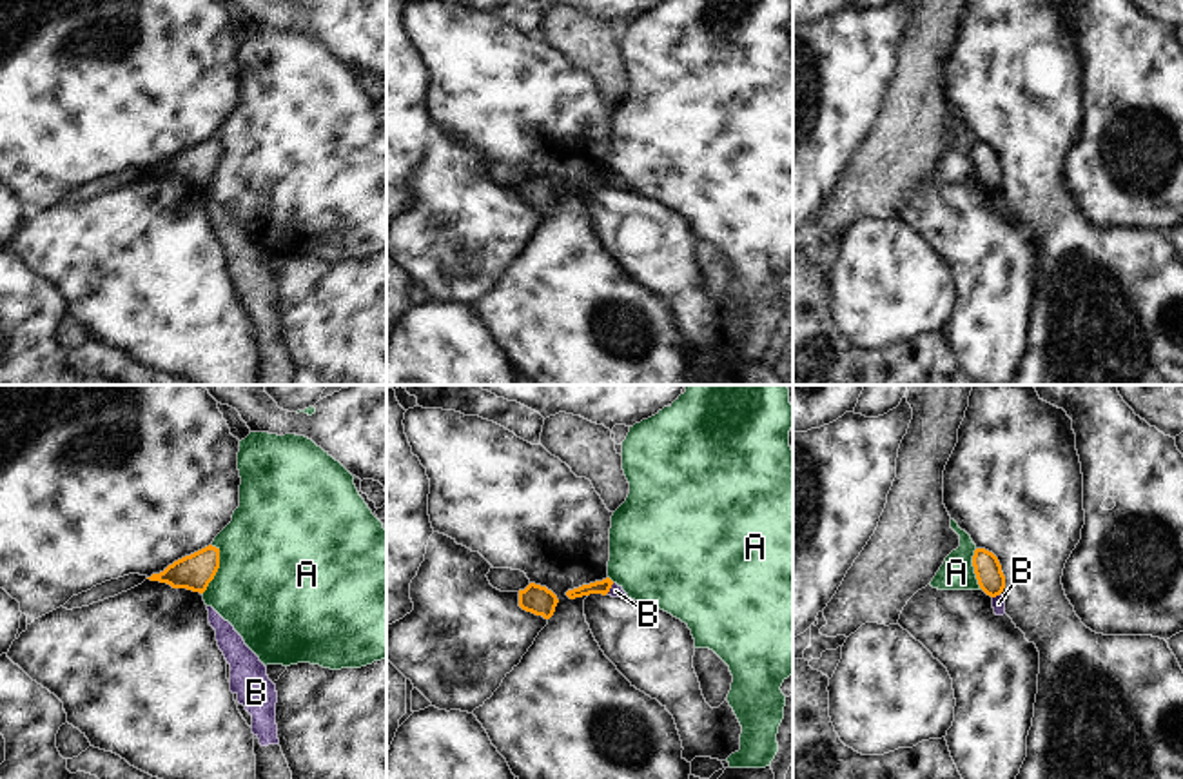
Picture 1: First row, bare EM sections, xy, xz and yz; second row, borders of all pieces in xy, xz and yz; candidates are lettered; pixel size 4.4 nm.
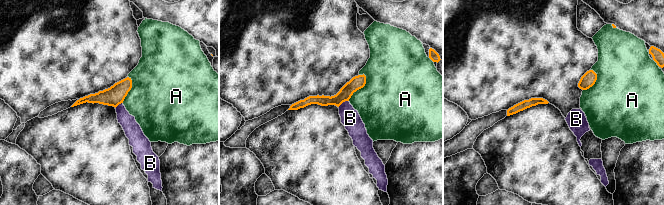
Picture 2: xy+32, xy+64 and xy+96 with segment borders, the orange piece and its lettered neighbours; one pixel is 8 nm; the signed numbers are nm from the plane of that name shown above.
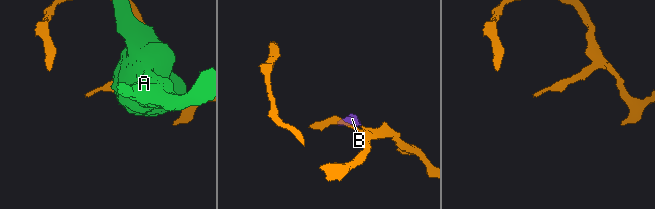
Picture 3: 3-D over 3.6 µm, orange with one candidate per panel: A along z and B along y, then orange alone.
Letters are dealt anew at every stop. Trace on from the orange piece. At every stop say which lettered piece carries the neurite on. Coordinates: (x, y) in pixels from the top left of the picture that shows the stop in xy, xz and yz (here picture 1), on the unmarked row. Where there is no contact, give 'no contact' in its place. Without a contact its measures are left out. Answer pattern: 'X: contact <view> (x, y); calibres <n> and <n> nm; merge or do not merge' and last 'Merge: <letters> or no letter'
A: contact xy (216, 164); calibres 160 and 500 nm; do not merge
B: contact yz (997, 187); calibres 120 and 60 nm; do not merge
Merge: no letter

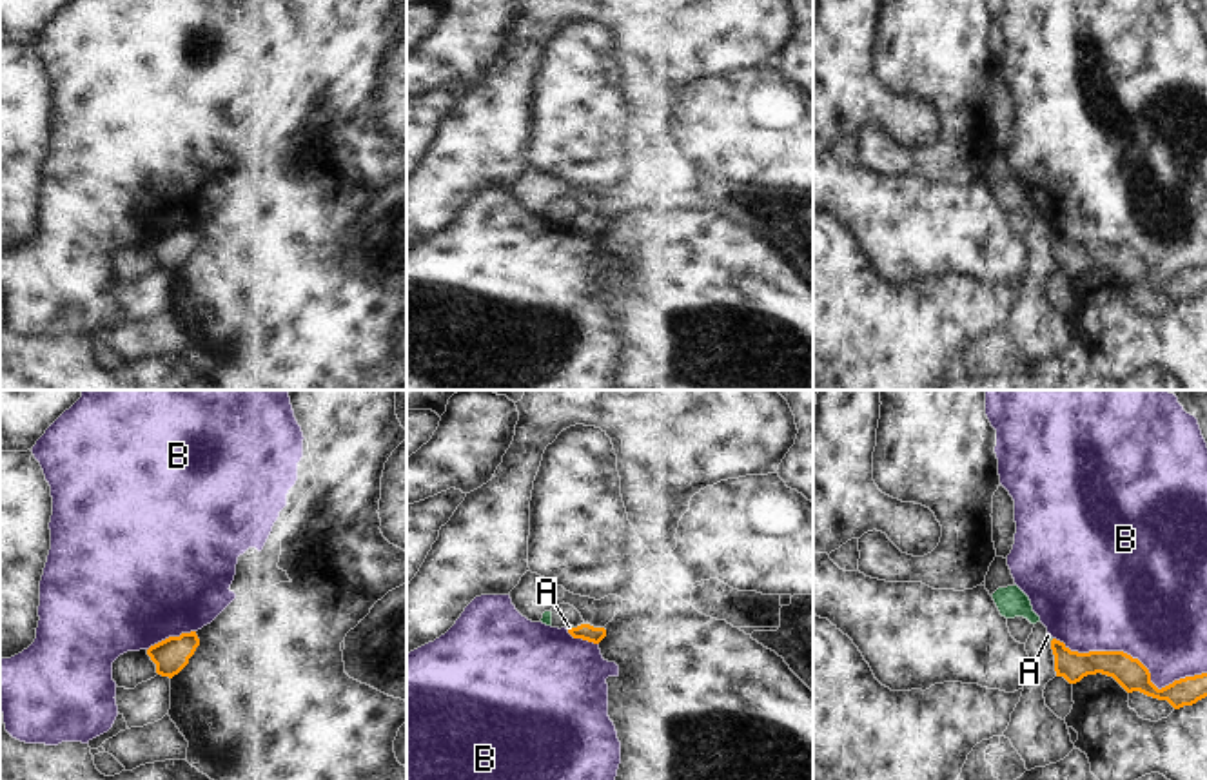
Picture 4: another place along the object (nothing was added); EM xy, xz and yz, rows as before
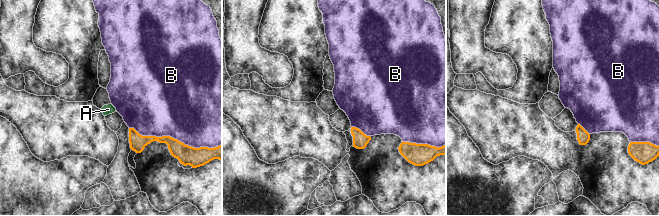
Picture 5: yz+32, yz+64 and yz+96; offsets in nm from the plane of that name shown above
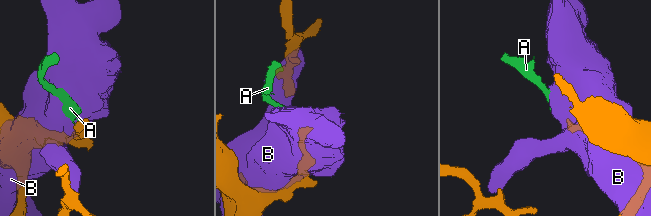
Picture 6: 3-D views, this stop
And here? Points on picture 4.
A: contact xz (572, 222); calibres 70 and 20 nm; do not merge
B: contact yz (1131, 251); calibres 140 and 480 nm; do not merge
Merge: no letter

